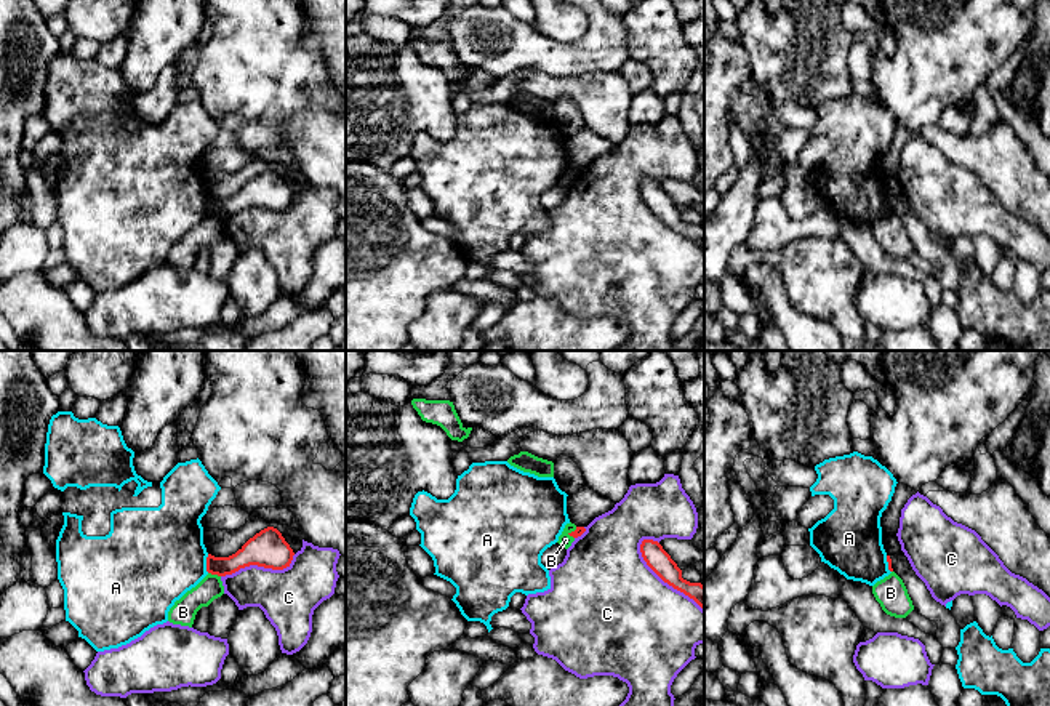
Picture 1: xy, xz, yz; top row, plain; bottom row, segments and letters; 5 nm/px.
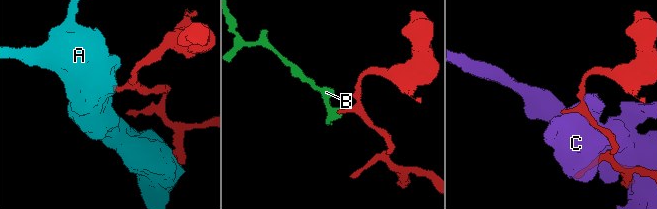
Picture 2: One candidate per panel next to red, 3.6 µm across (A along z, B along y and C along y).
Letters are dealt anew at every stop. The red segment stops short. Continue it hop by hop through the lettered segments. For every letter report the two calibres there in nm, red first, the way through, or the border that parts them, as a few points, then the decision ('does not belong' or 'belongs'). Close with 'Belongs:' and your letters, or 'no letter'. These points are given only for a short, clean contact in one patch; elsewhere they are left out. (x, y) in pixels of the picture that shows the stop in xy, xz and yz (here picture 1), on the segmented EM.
A: 140 nm thick on the red side, 460 nm on the other; does not belong
B: 140 nm thick on the red side, 120 nm on the other; border along xy (208, 572), (220, 577); does not belong
C: 110 nm thick on the red side, 500 nm on the other; does not belong
Belongs: no letter

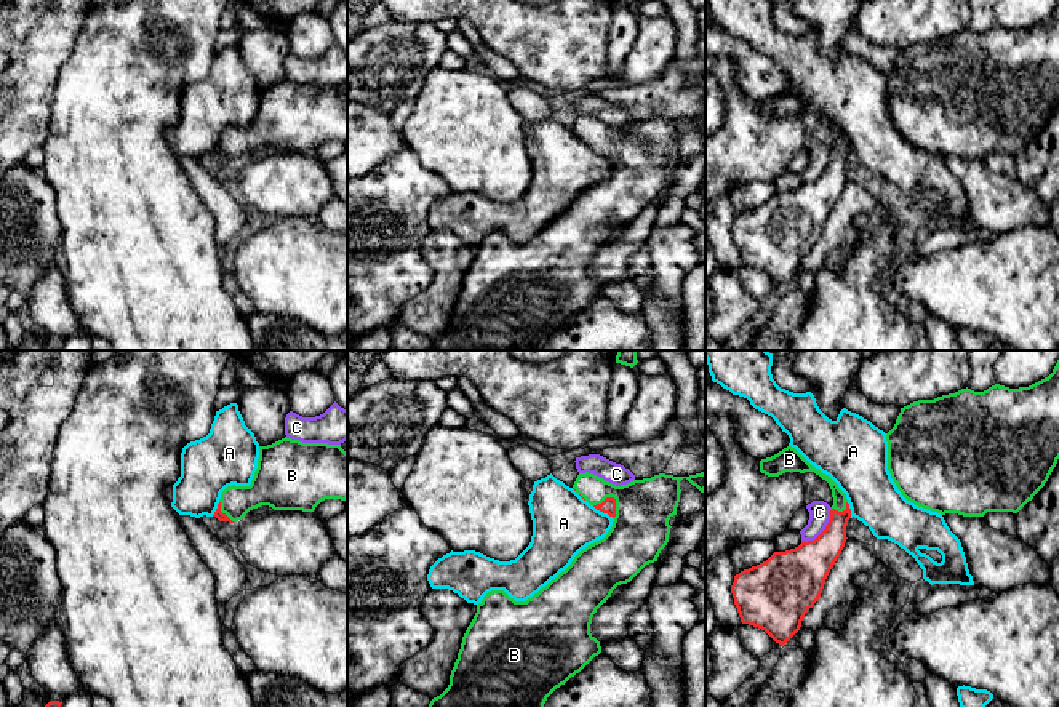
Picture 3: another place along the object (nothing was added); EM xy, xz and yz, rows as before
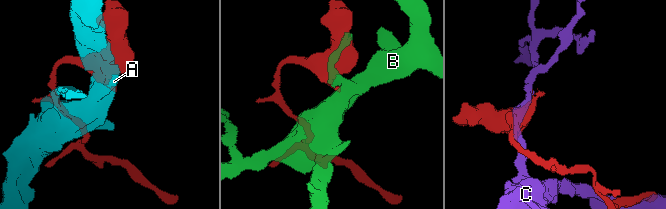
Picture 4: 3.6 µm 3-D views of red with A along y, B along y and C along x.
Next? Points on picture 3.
A: 80 nm thick on the red side, 320 nm on the other; border along xz (592, 506), (613, 519); does not belong
B: 80 nm thick on the red side, 280 nm on the other; runs through xz (608, 506), (613, 498), (640, 525), (640, 530); belongs
C: 260 nm thick on the red side, 110 nm on the other; does not belong
Belongs: B

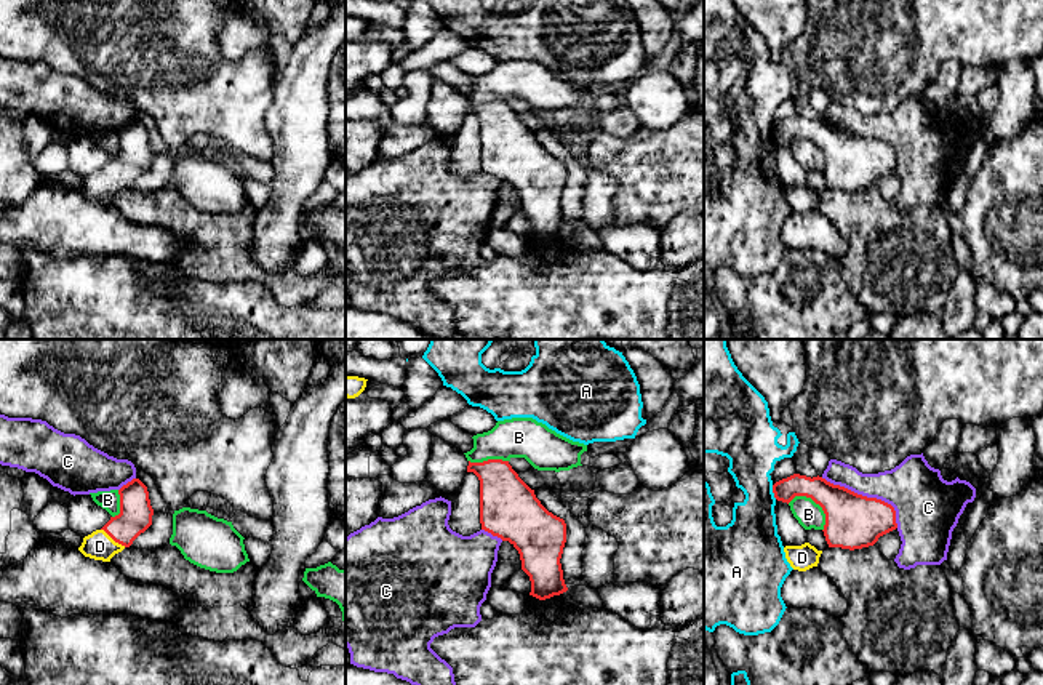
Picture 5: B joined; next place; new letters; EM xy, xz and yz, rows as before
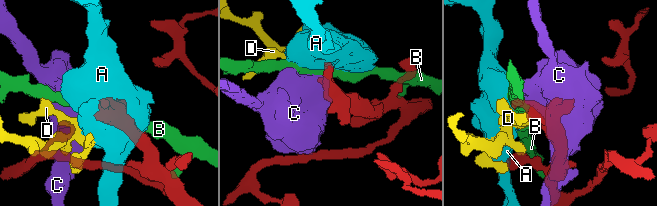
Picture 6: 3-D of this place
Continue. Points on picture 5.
A: 120 nm thick on the red side, 260 nm on the other; does not belong
B: 280 nm thick on the red side, 130 nm on the other; does not belong
C: 280 nm thick on the red side, 280 nm on the other; does not belong
D: 170 nm thick on the red side, 140 nm on the other; runs through xy (135, 517), (114, 540), (99, 546); belongs
Belongs: D

